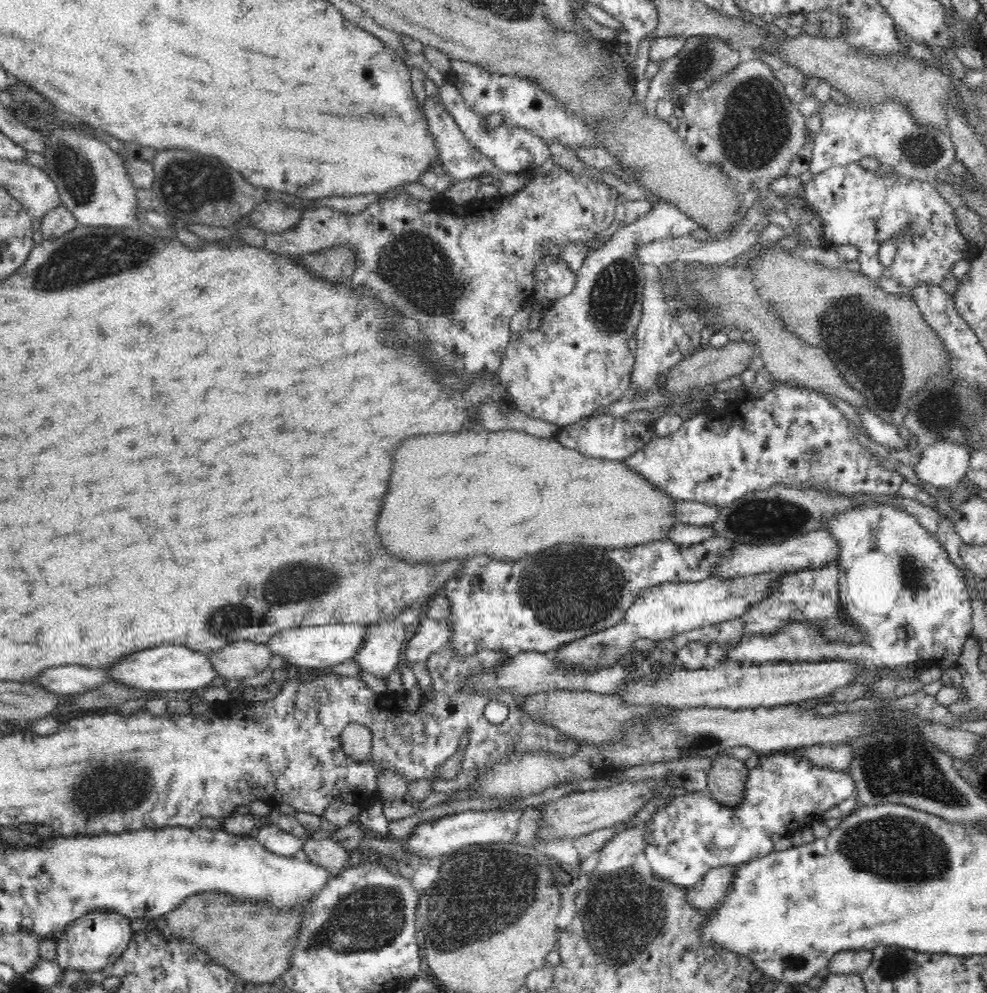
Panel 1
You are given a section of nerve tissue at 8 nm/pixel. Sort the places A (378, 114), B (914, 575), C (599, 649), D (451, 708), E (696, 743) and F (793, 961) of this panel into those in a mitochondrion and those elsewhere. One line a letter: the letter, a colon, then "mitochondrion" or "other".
A: mitochondrion
B: mitochondrion
C: mitochondrion
D: other
E: mitochondrion
F: mitochondrion

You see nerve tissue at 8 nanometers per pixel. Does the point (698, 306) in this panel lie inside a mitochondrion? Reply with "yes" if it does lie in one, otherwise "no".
yes

